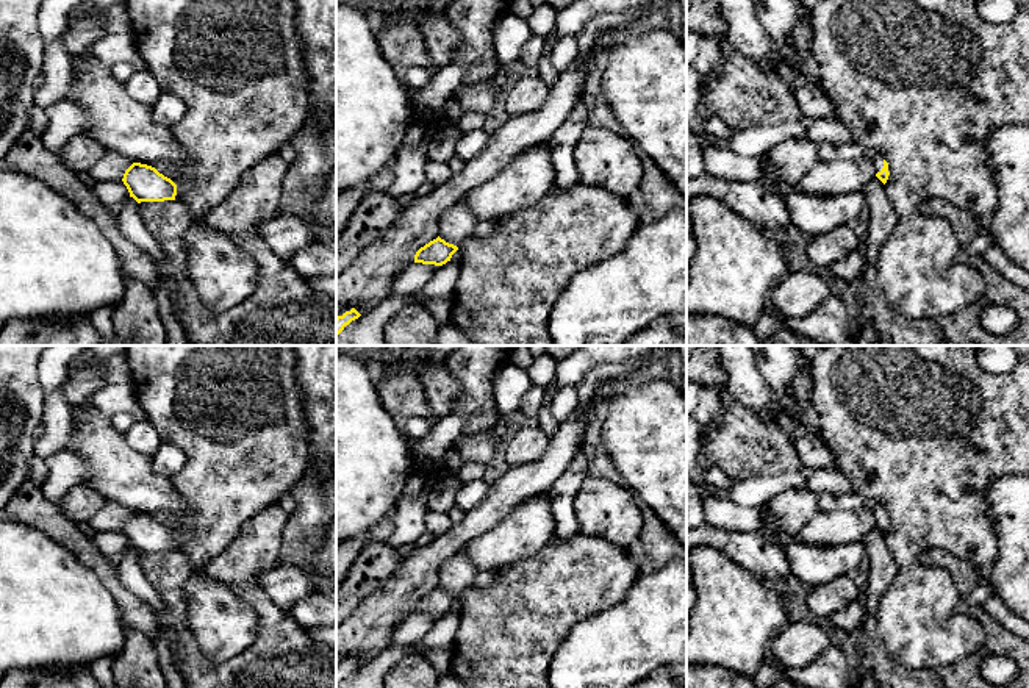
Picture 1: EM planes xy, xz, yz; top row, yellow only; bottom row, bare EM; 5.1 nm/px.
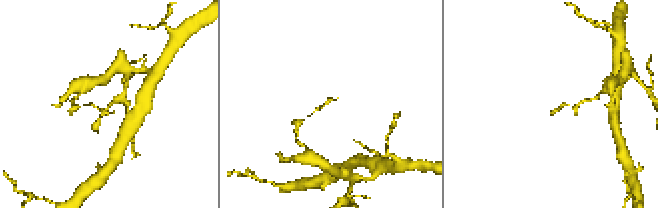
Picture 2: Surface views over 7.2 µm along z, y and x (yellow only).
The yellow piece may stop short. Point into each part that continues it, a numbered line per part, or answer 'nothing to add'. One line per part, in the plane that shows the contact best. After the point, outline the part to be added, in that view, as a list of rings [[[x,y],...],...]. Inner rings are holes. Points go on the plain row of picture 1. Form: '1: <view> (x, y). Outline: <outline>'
1: yz (851, 501). Outline: [[[827,491],[816,493],[819,513],[834,511],[834,510],[859,510],[869,508],[874,513],[876,524],[884,518],[884,507],[876,499],[863,497],[854,491],[837,496]]]

